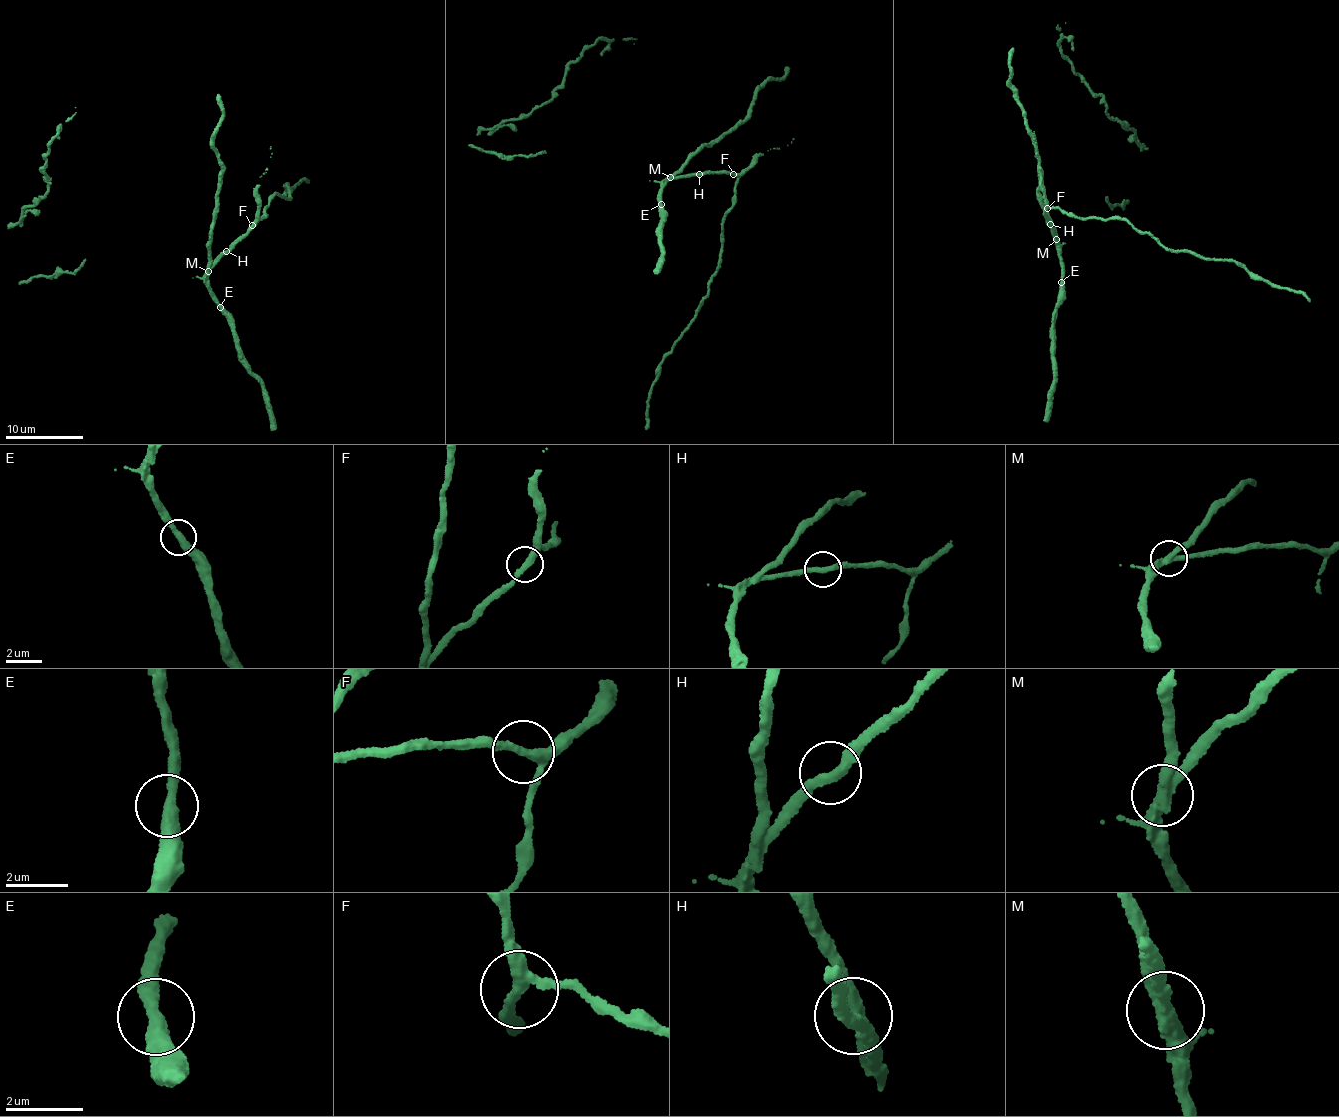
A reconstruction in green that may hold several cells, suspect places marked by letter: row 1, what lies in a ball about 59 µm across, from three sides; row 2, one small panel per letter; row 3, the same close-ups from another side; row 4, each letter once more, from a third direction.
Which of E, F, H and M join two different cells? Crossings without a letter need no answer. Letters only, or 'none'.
M

